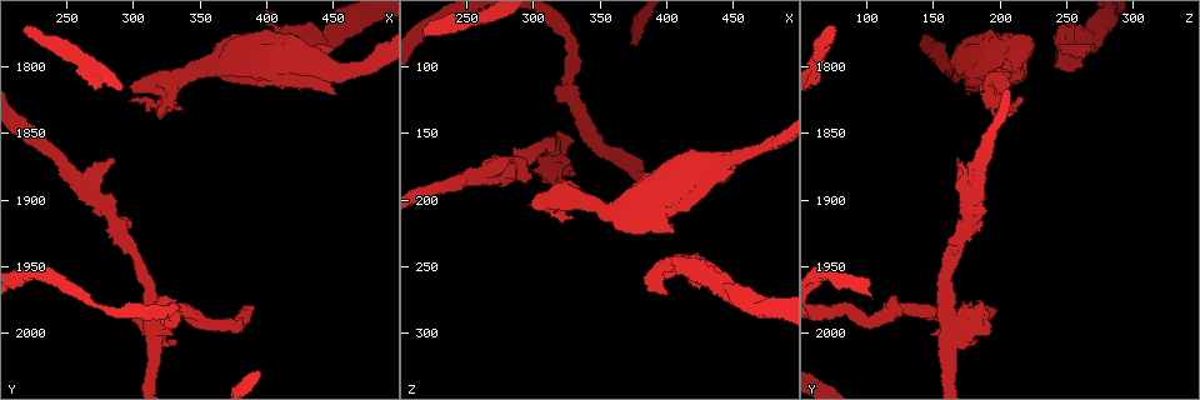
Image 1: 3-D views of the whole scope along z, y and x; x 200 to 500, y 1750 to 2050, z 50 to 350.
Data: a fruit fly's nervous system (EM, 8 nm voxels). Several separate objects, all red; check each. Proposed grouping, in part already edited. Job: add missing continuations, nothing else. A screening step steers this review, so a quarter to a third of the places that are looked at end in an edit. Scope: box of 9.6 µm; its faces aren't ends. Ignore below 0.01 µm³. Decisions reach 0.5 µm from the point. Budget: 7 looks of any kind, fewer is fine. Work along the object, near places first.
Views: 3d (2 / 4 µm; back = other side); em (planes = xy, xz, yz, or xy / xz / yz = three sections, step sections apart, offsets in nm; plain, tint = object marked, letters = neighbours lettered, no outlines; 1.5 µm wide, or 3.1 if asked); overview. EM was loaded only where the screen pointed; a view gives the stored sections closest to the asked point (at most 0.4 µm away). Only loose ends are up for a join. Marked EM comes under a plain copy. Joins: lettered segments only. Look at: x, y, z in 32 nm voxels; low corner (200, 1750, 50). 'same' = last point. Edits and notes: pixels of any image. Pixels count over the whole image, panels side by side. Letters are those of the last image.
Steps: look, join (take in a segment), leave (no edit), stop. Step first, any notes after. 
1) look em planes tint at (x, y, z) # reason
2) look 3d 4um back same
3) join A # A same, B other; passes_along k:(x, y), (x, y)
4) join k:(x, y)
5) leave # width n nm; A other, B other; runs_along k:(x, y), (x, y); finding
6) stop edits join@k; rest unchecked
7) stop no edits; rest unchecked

look 3d 2um at (320, 2000, 146)

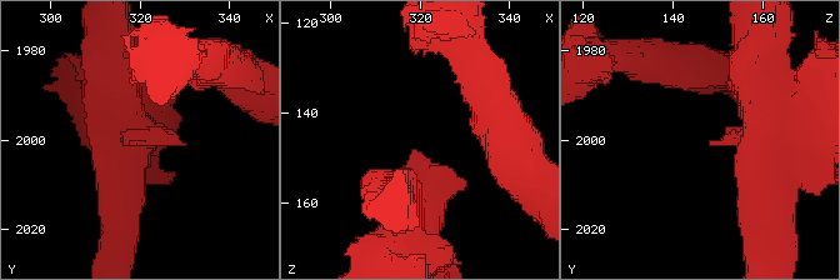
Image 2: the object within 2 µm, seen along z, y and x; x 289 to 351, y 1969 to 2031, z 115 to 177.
look em xy step 8 tint at (319, 2002, 149)

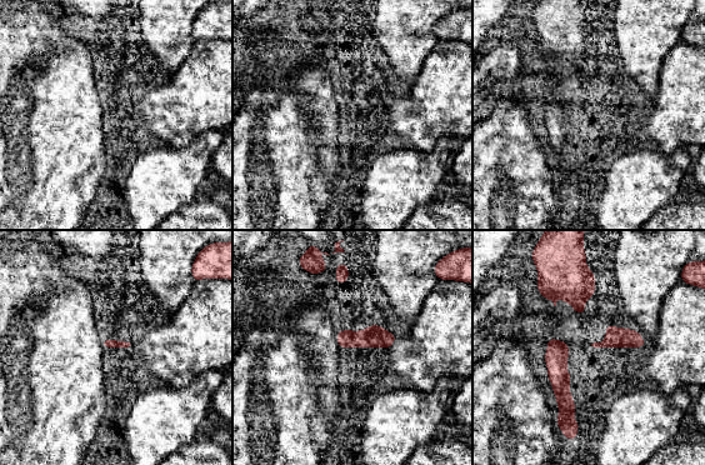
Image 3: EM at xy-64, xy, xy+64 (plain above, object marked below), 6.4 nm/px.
look em yz step 8 letters same # another direction

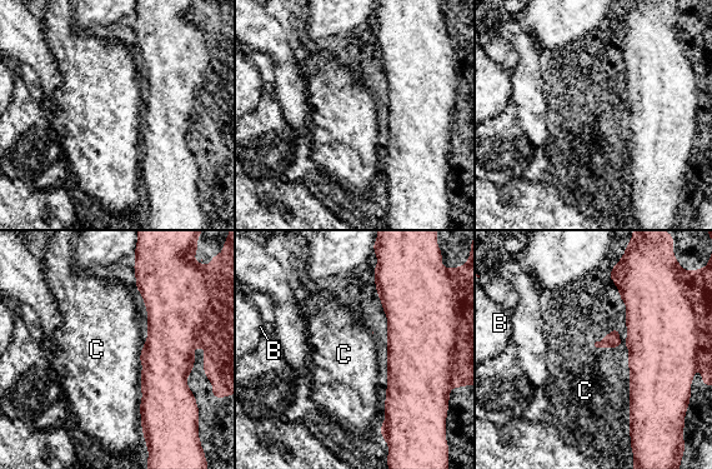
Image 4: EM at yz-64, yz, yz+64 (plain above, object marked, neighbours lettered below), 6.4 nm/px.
leave # B other, C other; runs_along 4:(140, 285), (159, 308), (144, 414); no lettered segment goes on from it

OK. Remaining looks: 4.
look 3d 2um at (330, 1828, 216) # free end

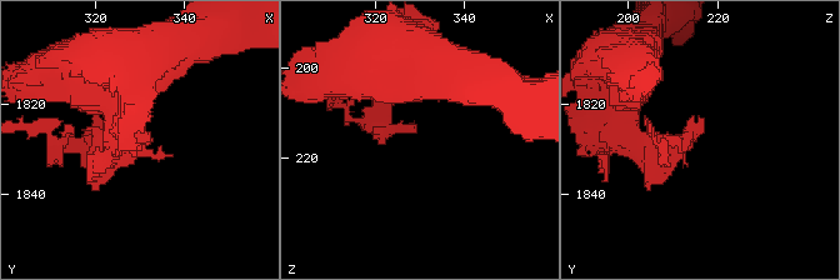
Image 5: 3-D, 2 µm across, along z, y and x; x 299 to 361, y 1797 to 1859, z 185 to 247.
look em planes letters at (330, 1828, 215) # need the tissue

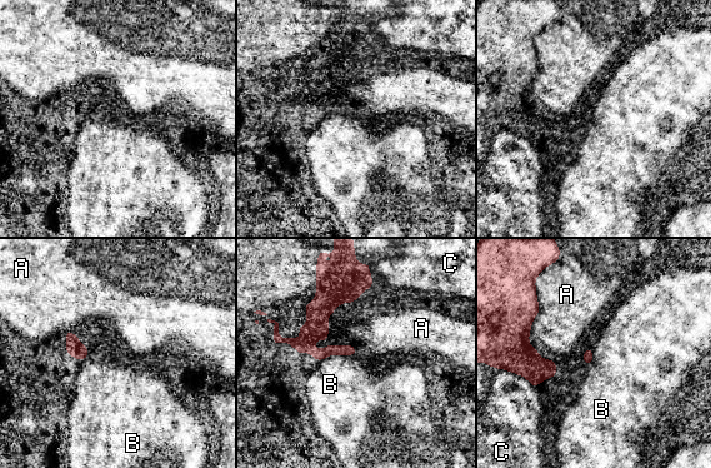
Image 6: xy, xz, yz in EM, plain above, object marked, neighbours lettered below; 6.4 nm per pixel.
leave # A other, B other, C other; runs_along 6:(365, 283), (341, 292), (300, 340), (288, 340); none of them fits

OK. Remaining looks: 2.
look em planes letters at (218, 1768, 76) # branch stops here

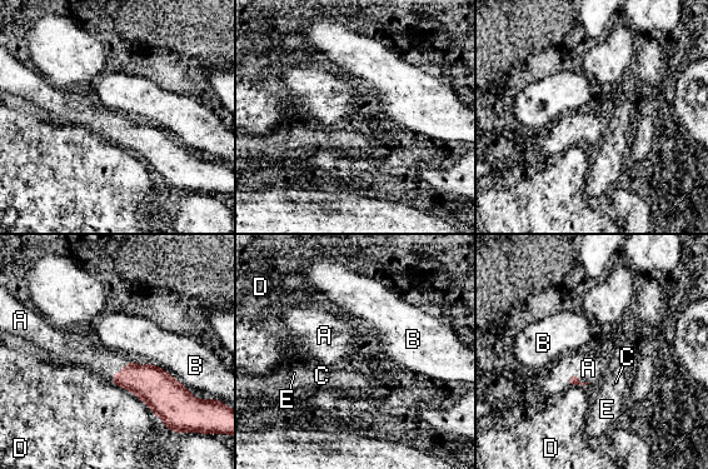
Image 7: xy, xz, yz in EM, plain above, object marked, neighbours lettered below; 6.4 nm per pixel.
join A # longest_contact D 440 nm; A same, B other, C other, D other, E other; passes_along 7:(573, 379), (578, 379), (588, 368); the cell continues

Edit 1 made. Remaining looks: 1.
stop edits join@7; rest unchecked

